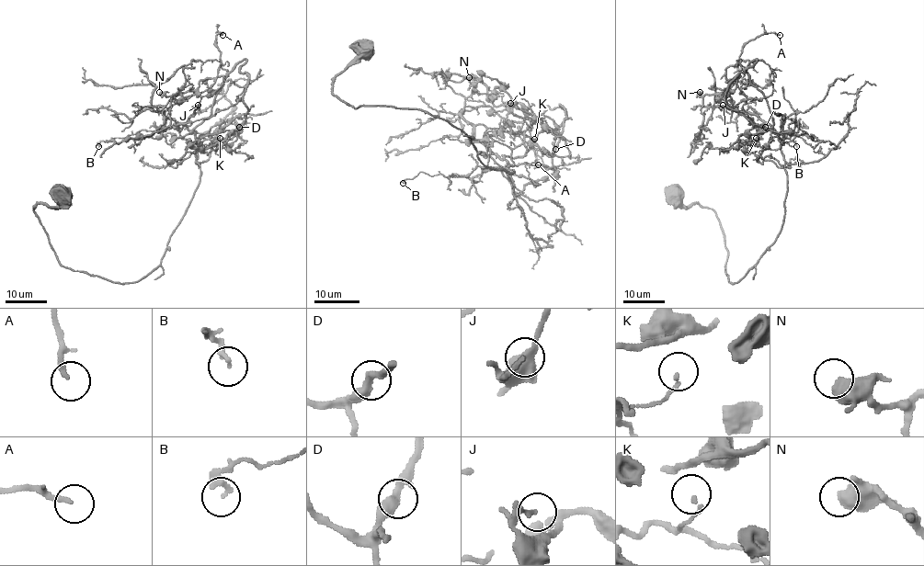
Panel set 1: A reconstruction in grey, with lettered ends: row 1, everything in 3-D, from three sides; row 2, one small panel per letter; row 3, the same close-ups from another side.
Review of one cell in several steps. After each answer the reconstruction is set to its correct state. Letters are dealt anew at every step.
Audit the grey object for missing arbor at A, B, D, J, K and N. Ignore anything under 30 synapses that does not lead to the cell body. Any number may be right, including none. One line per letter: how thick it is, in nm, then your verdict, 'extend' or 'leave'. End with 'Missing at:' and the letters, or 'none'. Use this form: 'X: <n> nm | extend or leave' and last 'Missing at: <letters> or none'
A: 170 nm | leave
B: 200 nm | leave
D: 320 nm | leave
J: 170 nm | leave
K: 90 nm | leave
N: 650 nm | leave
Missing at: none

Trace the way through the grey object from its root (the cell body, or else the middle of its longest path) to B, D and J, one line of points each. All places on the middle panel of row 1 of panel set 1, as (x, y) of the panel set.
B: (364, 49), (336, 77), (337, 98), (427, 110), (460, 129), (485, 165), (513, 170), (420, 171), (403, 183)
D: (364, 49), (333, 83), (353, 107), (444, 118), (485, 165), (508, 165), (519, 190), (556, 173), (555, 149)
J: (364, 49), (336, 77), (337, 98), (427, 110), (507, 173), (487, 144), (510, 103)

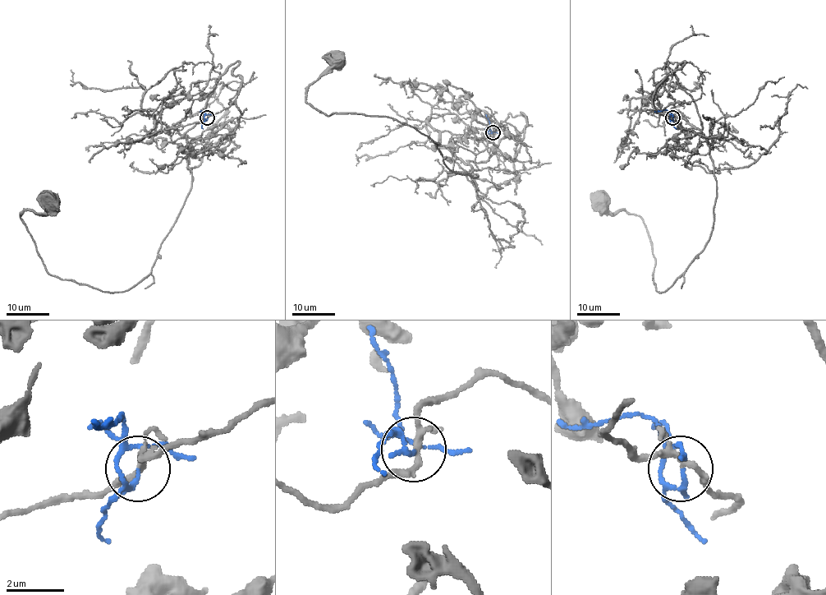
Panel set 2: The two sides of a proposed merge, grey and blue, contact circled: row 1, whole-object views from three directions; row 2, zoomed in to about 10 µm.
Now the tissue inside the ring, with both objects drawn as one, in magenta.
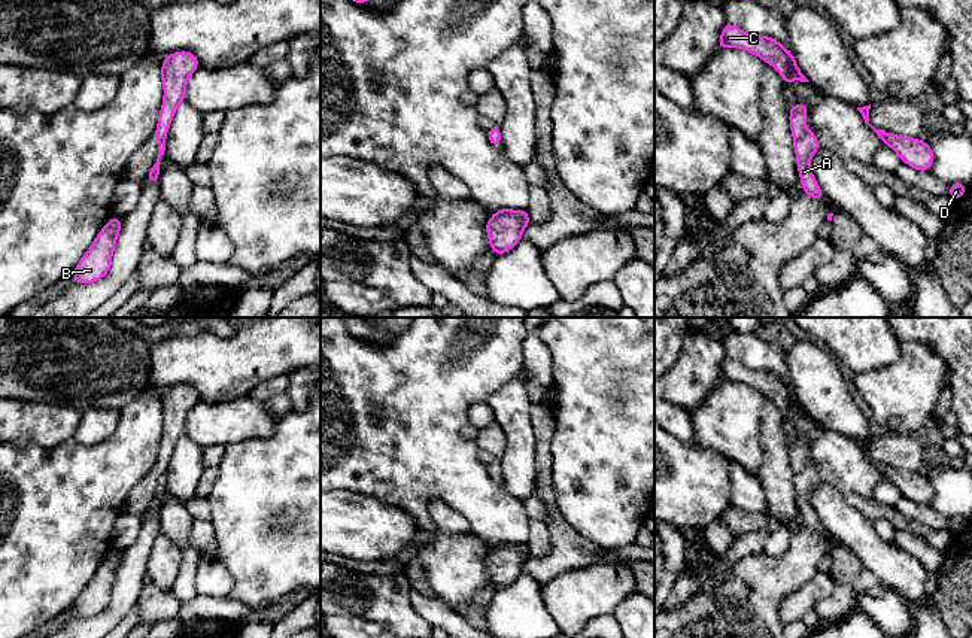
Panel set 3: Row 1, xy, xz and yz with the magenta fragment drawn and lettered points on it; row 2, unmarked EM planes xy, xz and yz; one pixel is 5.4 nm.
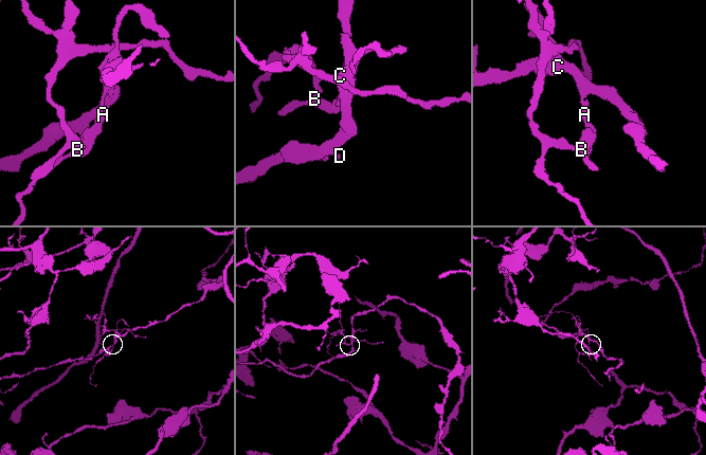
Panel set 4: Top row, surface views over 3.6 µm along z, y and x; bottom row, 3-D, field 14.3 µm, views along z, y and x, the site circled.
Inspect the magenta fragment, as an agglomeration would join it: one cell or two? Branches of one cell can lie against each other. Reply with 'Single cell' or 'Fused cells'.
Single cell

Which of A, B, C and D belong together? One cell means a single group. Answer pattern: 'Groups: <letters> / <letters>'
Groups: A B C D

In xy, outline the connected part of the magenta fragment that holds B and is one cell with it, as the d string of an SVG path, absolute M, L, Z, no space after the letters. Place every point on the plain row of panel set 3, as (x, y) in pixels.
M110 552L103 563L97 568L94 577L85 586L78 601L72 605L76 617L94 617L103 613L112 598L112 587L118 568L122 560L122 552Z

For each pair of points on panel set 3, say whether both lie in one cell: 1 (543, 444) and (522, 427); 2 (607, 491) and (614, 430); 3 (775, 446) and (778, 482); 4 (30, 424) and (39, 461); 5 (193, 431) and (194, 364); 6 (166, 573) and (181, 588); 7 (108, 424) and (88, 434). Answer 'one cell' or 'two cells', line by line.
1: two cells
2: one cell
3: one cell
4: two cells
5: two cells
6: two cells
7: one cell

